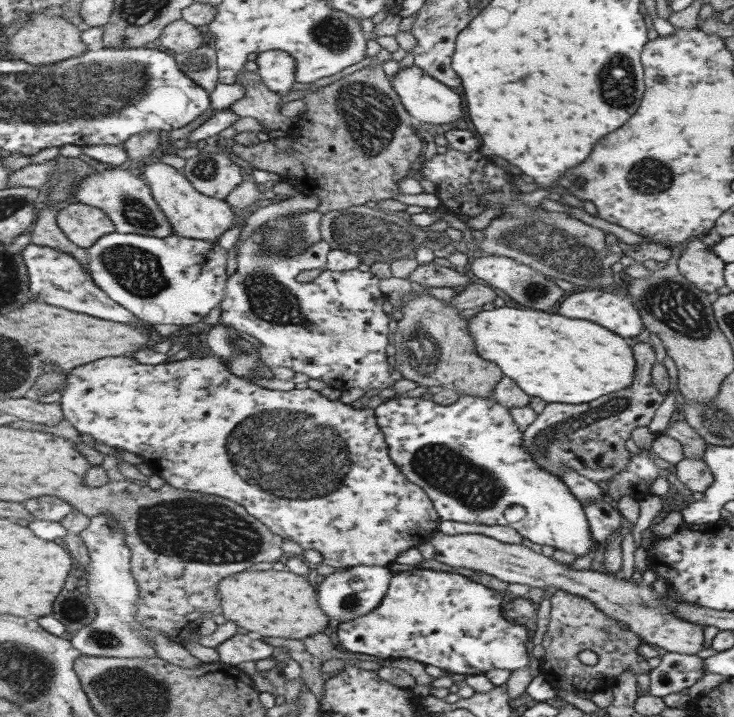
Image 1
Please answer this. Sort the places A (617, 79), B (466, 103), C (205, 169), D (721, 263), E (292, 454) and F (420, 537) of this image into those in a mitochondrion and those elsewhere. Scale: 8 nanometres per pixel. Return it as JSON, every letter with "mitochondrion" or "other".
{"A":"mitochondrion","B":"other","C":"mitochondrion","D":"other","E":"mitochondrion","F":"other"}

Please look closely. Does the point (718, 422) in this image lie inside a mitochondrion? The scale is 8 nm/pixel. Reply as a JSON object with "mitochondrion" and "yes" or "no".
{"mitochondrion":"yes"}

